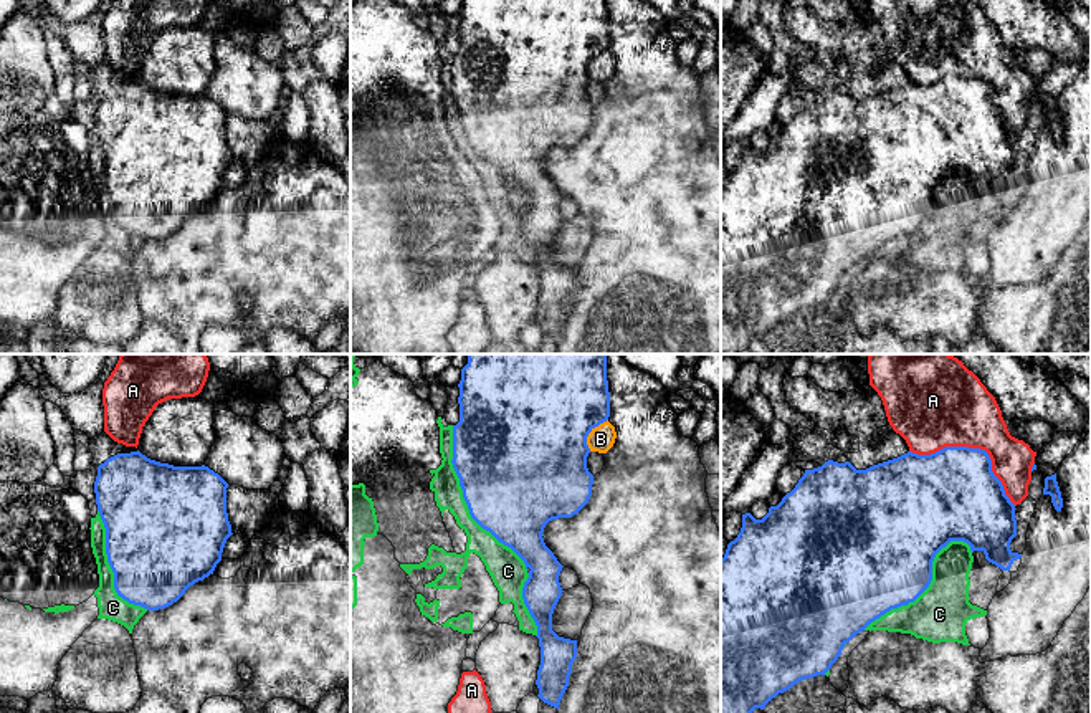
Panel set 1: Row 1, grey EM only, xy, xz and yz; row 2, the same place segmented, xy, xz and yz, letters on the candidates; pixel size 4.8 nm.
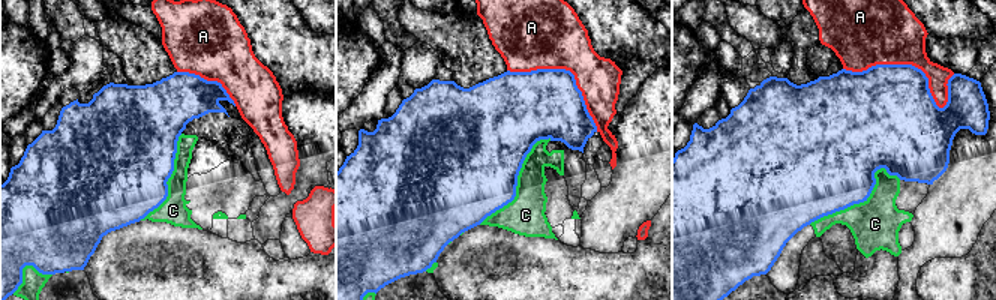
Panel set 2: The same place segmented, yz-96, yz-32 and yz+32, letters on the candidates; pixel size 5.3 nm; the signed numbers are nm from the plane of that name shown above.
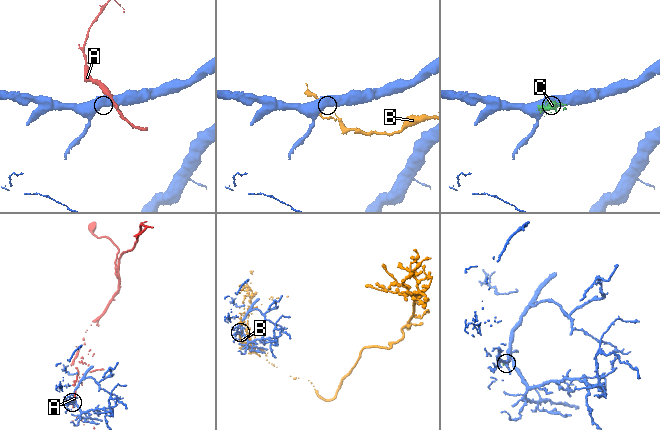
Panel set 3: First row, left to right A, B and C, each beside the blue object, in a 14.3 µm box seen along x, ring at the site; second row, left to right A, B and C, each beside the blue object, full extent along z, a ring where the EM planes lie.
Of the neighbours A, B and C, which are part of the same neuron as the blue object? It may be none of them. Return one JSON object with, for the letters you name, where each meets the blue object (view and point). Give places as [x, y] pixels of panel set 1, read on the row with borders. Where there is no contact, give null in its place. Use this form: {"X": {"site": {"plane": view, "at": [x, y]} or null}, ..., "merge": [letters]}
{"merge": []}

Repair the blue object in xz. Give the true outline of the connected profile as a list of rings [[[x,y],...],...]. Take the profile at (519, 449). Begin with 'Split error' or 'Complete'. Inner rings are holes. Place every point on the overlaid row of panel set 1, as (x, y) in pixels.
Complete. [[[468,354],[458,387],[460,422],[453,425],[451,463],[471,518],[531,569],[522,599],[537,625],[541,647],[537,696],[559,710],[577,658],[577,640],[559,637],[552,630],[552,614],[564,592],[559,582],[564,566],[546,546],[542,533],[549,521],[577,514],[592,496],[593,475],[587,468],[587,437],[610,417],[607,354]]]

